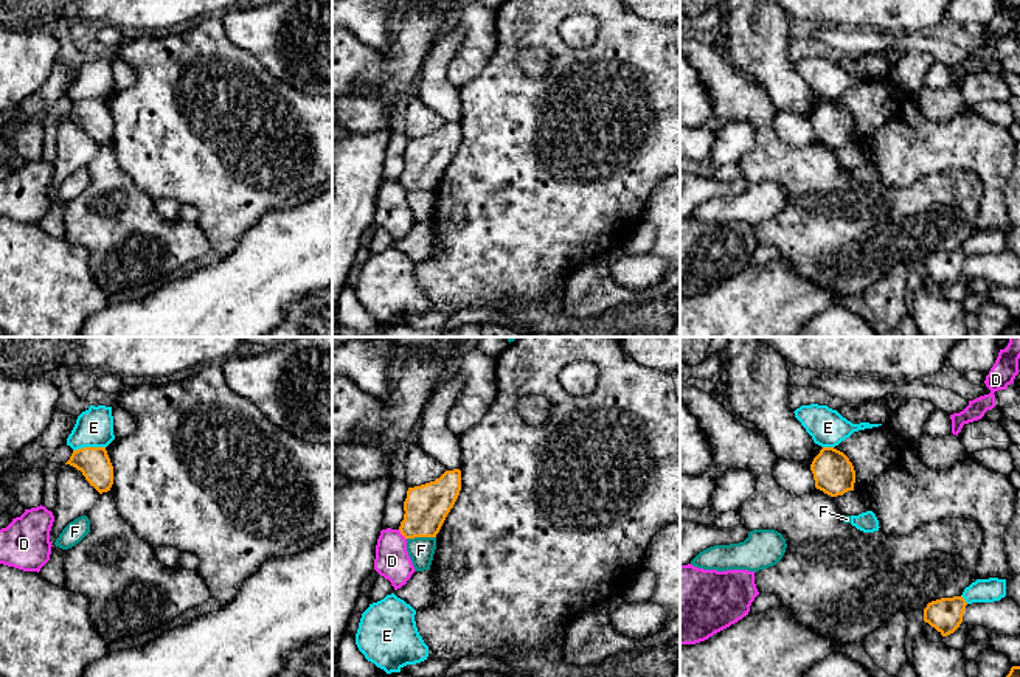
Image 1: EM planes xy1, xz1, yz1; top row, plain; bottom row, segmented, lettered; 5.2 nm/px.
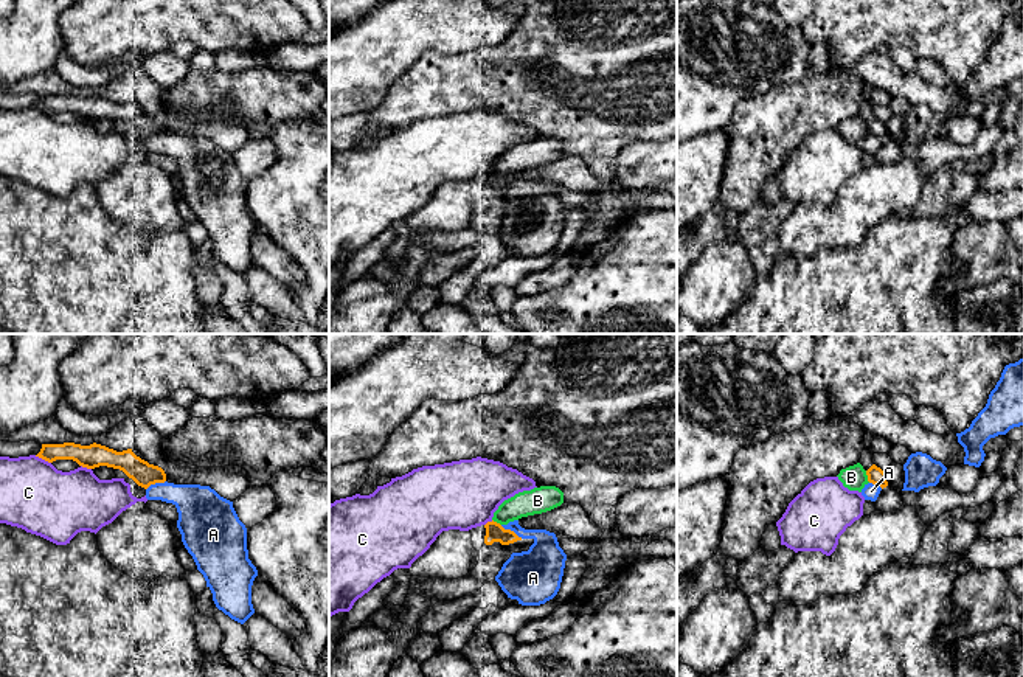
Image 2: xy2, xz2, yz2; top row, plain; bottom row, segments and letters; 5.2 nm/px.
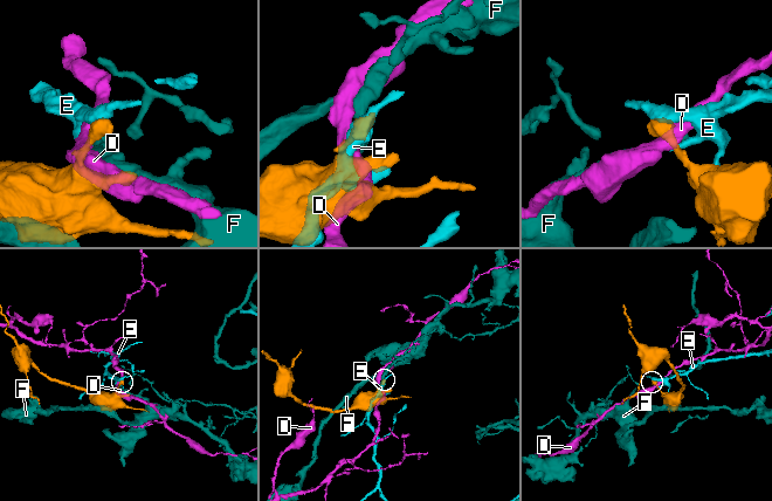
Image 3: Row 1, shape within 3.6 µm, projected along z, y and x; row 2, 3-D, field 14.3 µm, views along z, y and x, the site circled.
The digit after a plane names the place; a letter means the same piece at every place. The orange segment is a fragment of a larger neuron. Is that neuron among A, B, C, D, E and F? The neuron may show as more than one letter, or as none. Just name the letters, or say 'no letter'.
no letter

